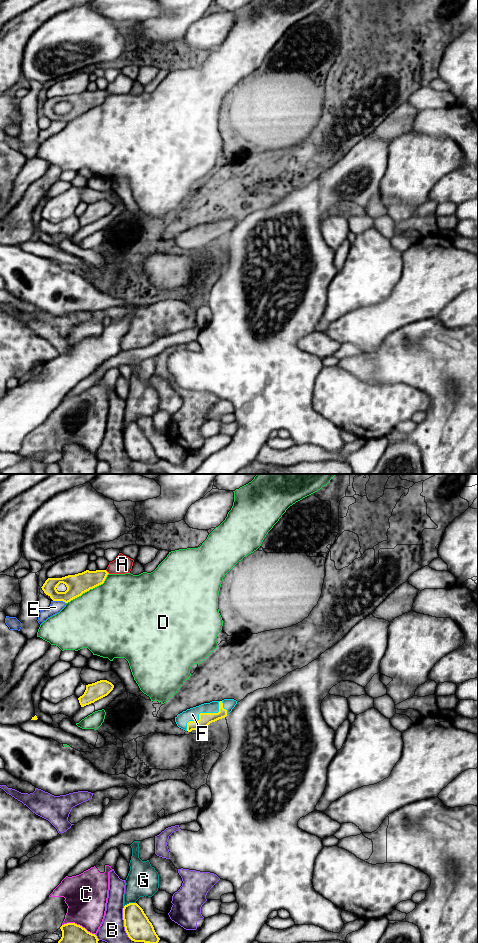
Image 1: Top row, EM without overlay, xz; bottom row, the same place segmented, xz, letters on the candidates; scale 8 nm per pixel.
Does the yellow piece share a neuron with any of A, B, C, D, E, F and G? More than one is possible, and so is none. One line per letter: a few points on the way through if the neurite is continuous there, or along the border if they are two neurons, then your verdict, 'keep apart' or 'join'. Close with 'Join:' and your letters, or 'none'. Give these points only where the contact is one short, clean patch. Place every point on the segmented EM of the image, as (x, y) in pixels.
A: keep apart
B: keep apart
C: keep apart
D: keep apart
E: keep apart
F: join
G: keep apart
Join: F

